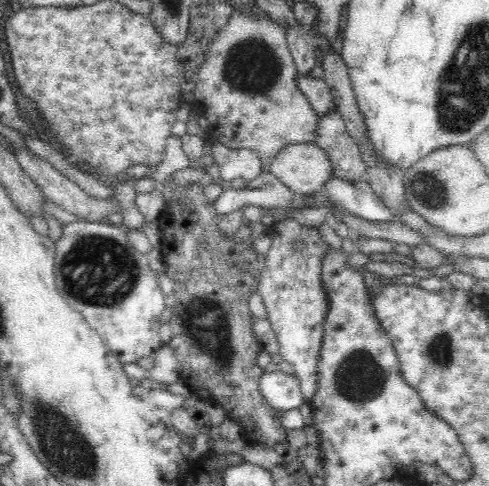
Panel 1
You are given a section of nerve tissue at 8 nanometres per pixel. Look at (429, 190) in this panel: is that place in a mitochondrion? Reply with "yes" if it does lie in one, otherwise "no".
yes

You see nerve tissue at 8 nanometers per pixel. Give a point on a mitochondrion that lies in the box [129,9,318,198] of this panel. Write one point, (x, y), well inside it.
(252, 65)

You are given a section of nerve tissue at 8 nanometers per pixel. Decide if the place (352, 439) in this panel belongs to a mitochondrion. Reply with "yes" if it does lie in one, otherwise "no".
no

